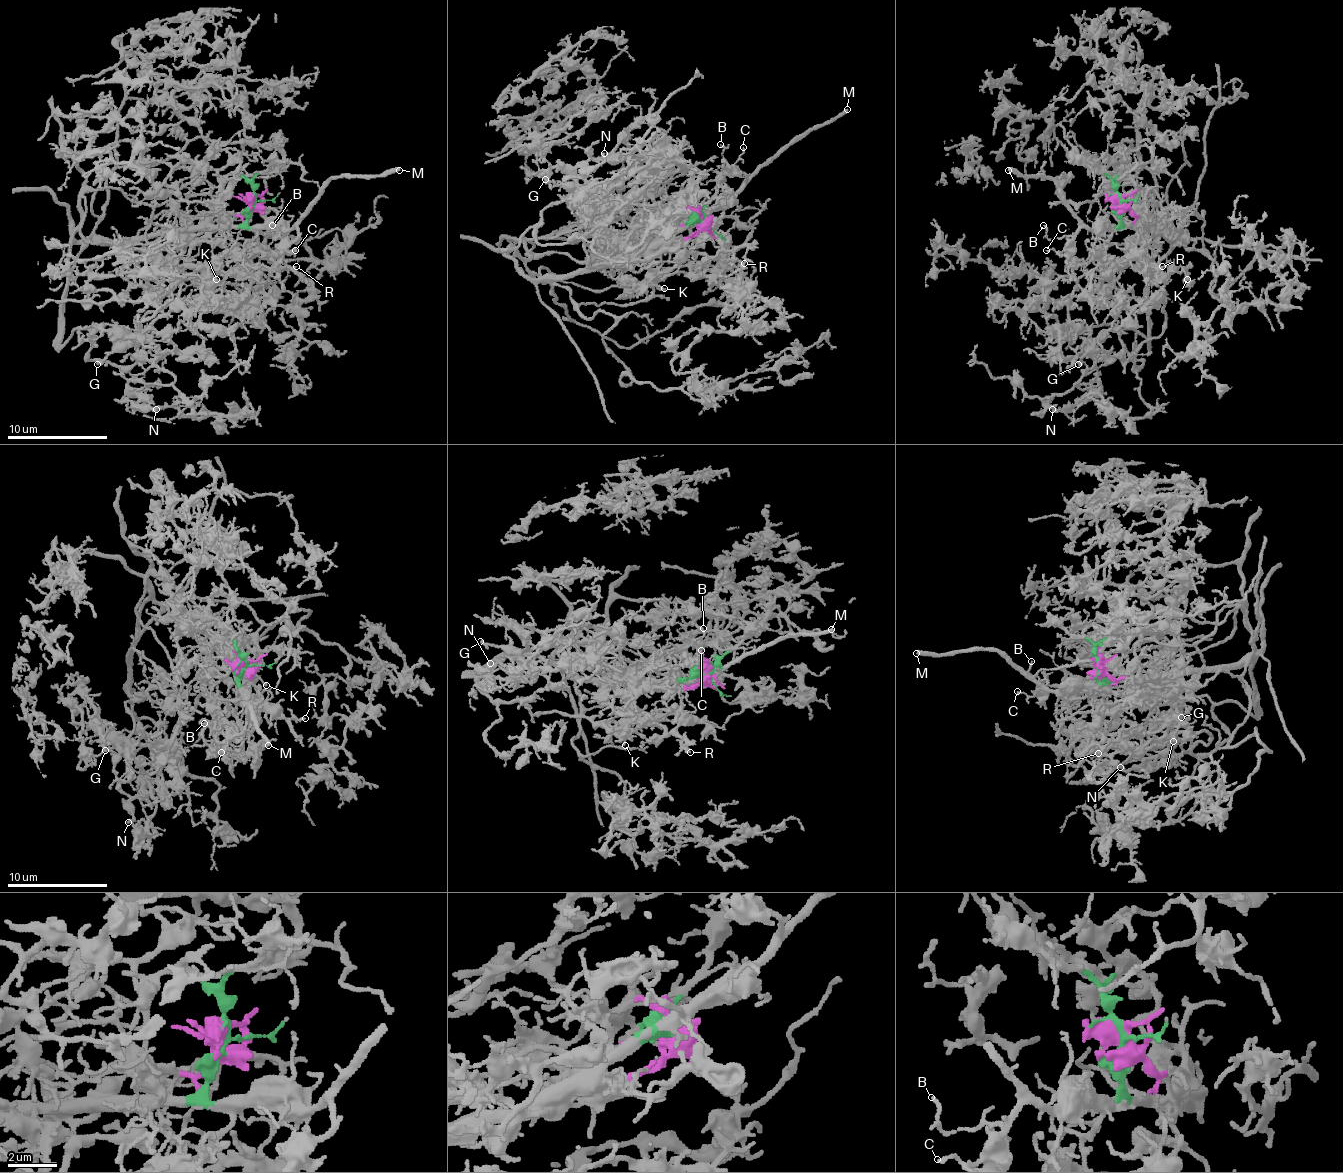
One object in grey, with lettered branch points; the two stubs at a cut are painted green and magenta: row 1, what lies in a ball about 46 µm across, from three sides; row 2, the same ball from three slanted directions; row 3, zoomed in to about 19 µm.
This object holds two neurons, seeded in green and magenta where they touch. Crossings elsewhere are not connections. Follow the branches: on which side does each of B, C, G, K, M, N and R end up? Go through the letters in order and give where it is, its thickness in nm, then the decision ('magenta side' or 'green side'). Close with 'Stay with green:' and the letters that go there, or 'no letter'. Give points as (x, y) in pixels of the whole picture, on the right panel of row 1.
B: at (1043, 225); 140 nm thick; green side
C: at (1046, 250); 130 nm thick; green side
G: at (1078, 364); 220 nm thick; magenta side
K: at (1187, 279); 180 nm thick; magenta side
M: at (1008, 170); 320 nm thick; green side
N: at (1052, 409); 260 nm thick; magenta side
R: at (1162, 266); 180 nm thick; magenta side
Stay with green: B, C, M

